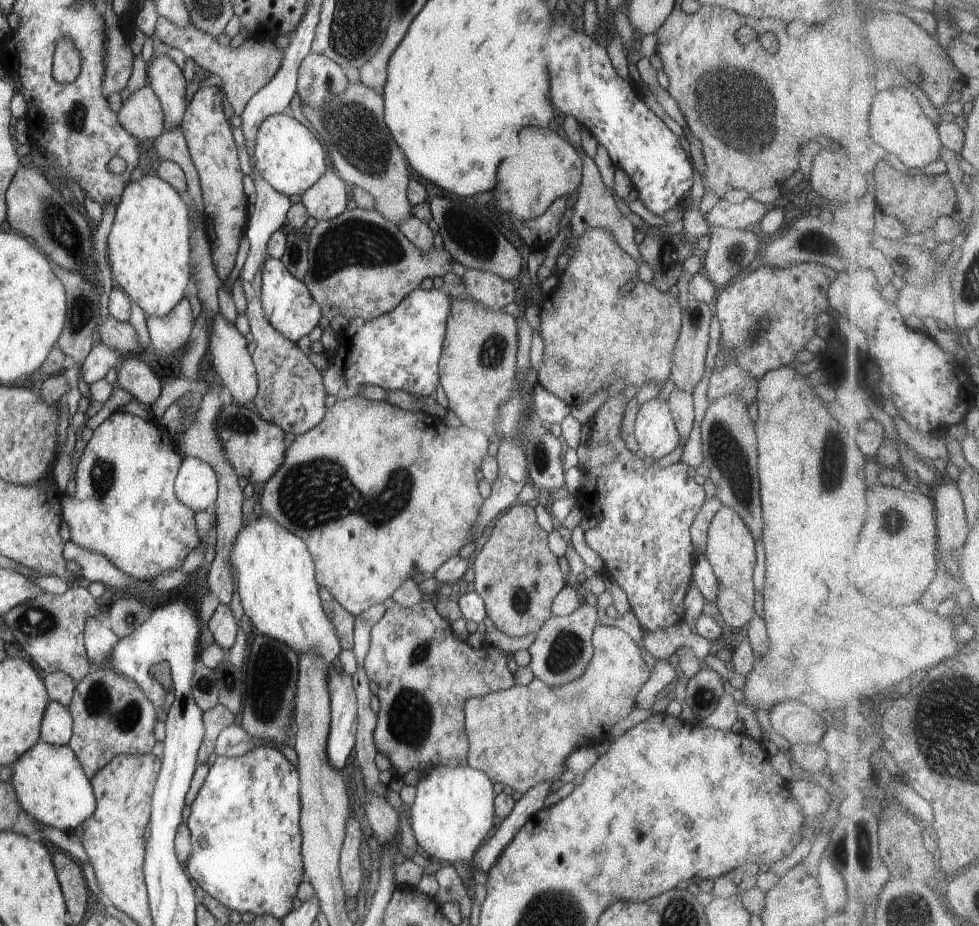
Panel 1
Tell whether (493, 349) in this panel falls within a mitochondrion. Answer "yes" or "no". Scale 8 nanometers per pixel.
yes

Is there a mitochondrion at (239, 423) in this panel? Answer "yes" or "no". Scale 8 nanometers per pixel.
yes

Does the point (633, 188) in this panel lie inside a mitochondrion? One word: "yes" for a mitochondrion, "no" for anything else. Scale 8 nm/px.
no

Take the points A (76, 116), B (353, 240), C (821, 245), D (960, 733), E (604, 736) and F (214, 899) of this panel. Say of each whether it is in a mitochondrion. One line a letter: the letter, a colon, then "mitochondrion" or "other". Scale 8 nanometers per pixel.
A: mitochondrion
B: mitochondrion
C: mitochondrion
D: mitochondrion
E: other
F: other

